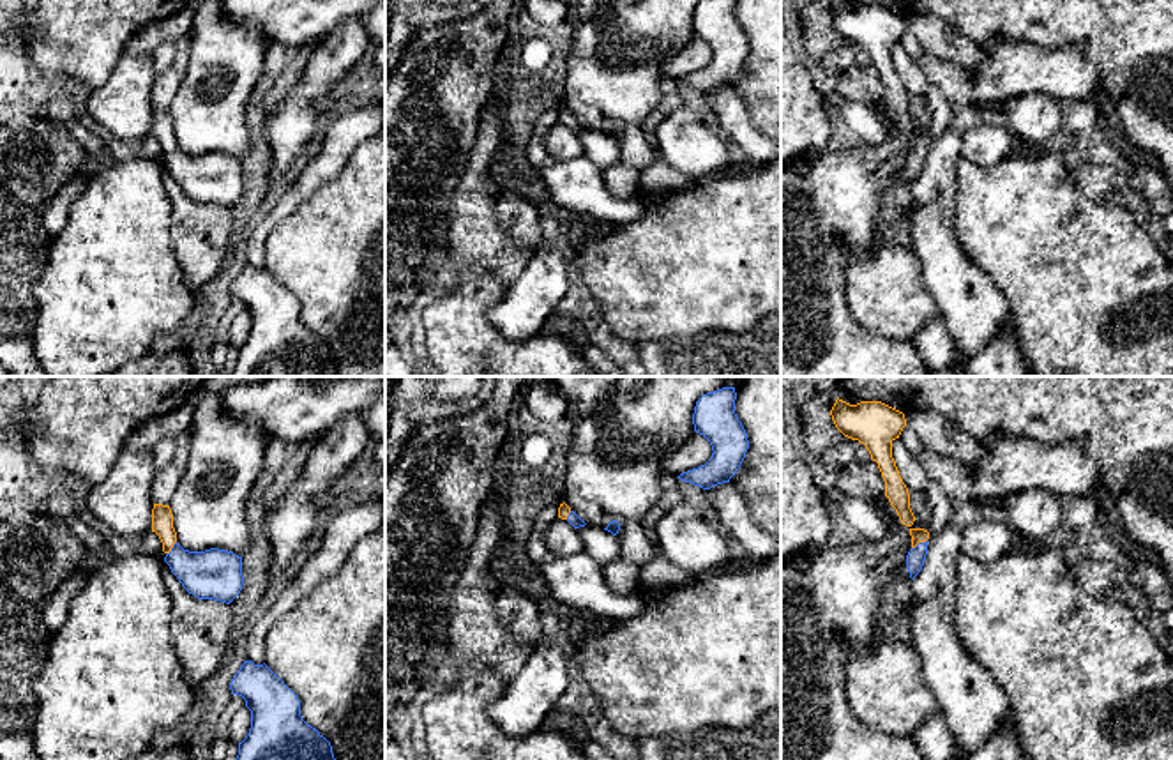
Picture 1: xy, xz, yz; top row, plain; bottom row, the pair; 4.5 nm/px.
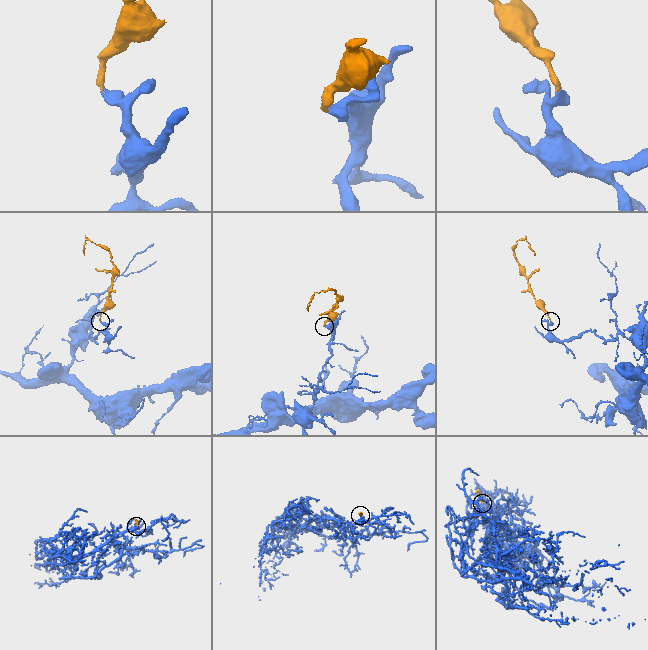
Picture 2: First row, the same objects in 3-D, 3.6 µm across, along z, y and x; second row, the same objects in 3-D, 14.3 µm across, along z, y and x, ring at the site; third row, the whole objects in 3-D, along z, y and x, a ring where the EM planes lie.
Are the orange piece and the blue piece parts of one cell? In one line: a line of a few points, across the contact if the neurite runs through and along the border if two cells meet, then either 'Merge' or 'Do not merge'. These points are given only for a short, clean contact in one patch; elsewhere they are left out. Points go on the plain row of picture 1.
Line: yz (917, 138), (919, 145), (915, 161). Merge

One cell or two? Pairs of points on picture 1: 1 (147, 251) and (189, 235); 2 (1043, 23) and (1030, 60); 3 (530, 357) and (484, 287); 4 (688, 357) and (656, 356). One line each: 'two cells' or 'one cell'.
1: two cells
2: two cells
3: one cell
4: one cell

